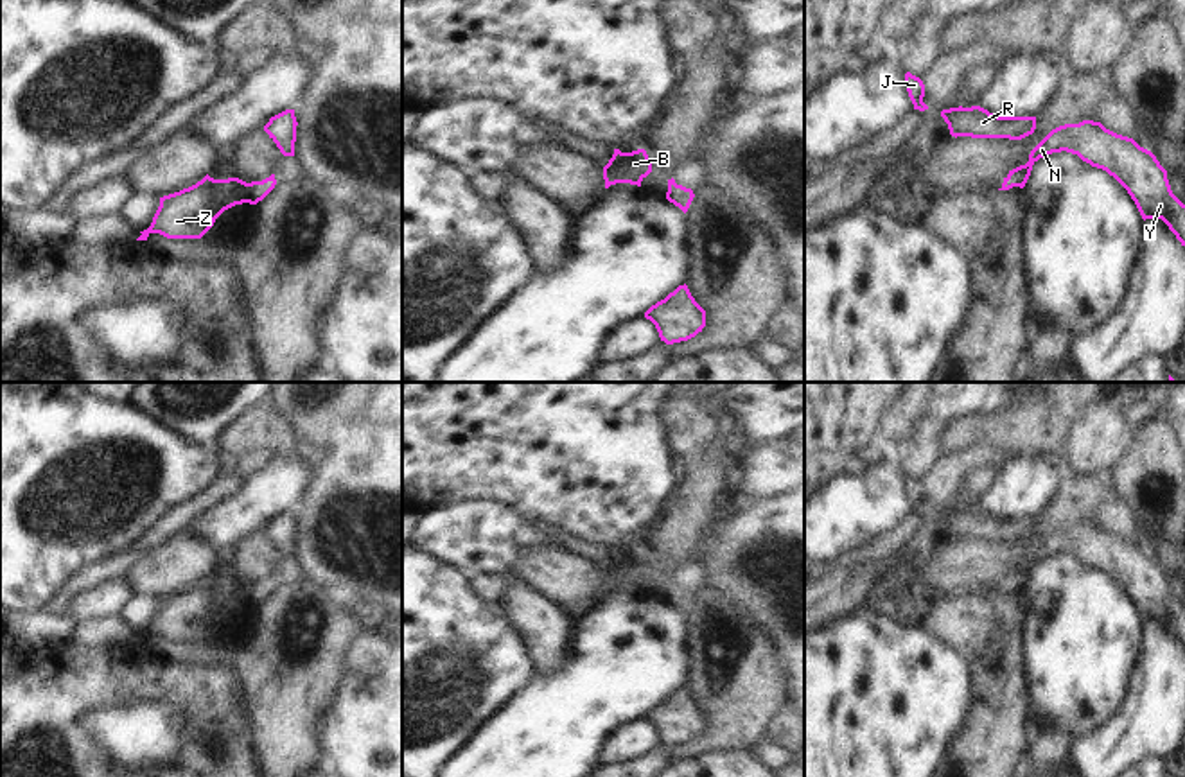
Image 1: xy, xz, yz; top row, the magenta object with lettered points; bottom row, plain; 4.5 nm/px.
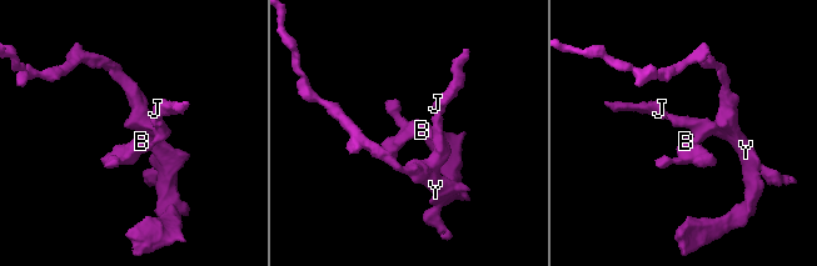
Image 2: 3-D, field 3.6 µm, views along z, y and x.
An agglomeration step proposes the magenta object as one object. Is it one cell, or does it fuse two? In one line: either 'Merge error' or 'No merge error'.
No merge error.

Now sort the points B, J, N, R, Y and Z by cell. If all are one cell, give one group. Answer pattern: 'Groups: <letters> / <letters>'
Groups: B J N R Y Z

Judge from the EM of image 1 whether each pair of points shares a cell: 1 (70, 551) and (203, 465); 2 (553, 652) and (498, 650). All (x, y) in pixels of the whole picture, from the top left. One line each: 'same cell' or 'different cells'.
1: same cell
2: different cells

